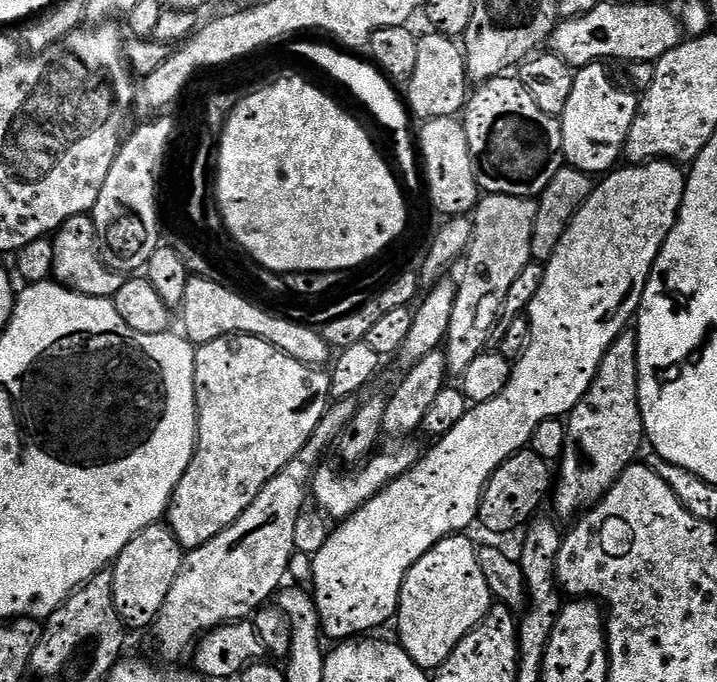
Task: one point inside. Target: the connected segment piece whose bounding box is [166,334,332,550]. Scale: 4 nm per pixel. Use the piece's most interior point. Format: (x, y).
(255, 407)

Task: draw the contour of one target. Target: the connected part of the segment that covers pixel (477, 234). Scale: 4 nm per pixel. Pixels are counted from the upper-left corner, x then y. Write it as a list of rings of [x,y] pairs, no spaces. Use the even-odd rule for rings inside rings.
[[[485,195],[471,213],[472,241],[463,257],[464,277],[459,277],[458,298],[454,302],[454,314],[450,314],[448,339],[443,345],[448,370],[462,374],[474,358],[489,347],[492,327],[497,327],[500,313],[504,311],[506,294],[514,286],[514,278],[532,260],[530,238],[534,230],[536,200],[527,196]]]

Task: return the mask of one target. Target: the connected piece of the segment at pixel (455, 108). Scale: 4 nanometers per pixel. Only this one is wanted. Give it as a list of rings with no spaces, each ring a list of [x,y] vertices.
[[[429,31],[429,36],[421,35],[418,39],[418,59],[414,74],[406,85],[406,104],[417,121],[459,117],[468,103],[470,81],[468,65],[464,62],[463,47],[453,37],[443,36],[441,32]]]

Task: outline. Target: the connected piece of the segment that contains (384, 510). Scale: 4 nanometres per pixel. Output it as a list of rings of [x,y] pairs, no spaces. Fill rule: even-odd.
[[[649,160],[647,164],[617,167],[601,179],[604,180],[601,184],[599,181],[593,187],[590,198],[578,210],[578,214],[574,218],[574,222],[570,222],[566,234],[562,234],[562,242],[558,242],[558,250],[554,250],[554,254],[544,264],[542,286],[538,286],[538,294],[534,294],[526,313],[530,322],[530,330],[532,331],[532,341],[526,346],[526,354],[522,354],[522,358],[513,363],[510,382],[506,382],[506,390],[502,390],[502,394],[498,394],[498,398],[494,398],[490,402],[471,405],[468,413],[458,421],[458,426],[454,426],[454,430],[450,430],[450,434],[439,437],[433,443],[436,445],[429,452],[427,449],[409,472],[402,474],[394,482],[390,482],[377,496],[370,498],[370,502],[363,504],[354,515],[339,521],[335,525],[336,529],[325,538],[324,545],[317,552],[314,552],[312,556],[310,591],[316,597],[321,633],[327,639],[329,636],[332,642],[347,642],[353,638],[360,638],[365,634],[371,633],[368,632],[371,628],[382,627],[387,620],[389,623],[395,617],[397,608],[400,607],[402,582],[406,578],[410,566],[414,566],[414,562],[418,562],[418,558],[422,558],[422,554],[429,552],[434,545],[442,542],[448,536],[467,533],[469,531],[467,528],[471,524],[475,525],[477,523],[480,515],[480,499],[484,493],[484,487],[494,474],[494,470],[498,470],[498,466],[502,466],[502,462],[509,460],[515,452],[525,451],[531,445],[534,430],[538,430],[538,426],[542,422],[567,417],[568,413],[572,411],[572,407],[582,398],[582,394],[586,394],[590,382],[594,382],[596,371],[606,354],[606,350],[610,350],[613,342],[633,323],[634,317],[640,311],[642,294],[646,290],[646,282],[650,278],[654,262],[658,258],[658,254],[662,250],[662,246],[666,242],[666,238],[680,213],[680,203],[684,197],[685,179],[686,172],[681,165],[671,160]]]

